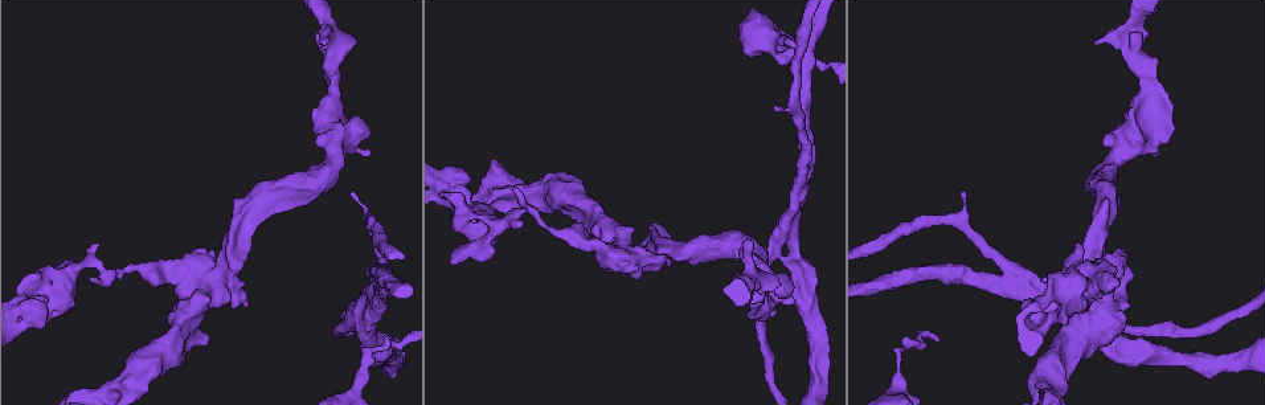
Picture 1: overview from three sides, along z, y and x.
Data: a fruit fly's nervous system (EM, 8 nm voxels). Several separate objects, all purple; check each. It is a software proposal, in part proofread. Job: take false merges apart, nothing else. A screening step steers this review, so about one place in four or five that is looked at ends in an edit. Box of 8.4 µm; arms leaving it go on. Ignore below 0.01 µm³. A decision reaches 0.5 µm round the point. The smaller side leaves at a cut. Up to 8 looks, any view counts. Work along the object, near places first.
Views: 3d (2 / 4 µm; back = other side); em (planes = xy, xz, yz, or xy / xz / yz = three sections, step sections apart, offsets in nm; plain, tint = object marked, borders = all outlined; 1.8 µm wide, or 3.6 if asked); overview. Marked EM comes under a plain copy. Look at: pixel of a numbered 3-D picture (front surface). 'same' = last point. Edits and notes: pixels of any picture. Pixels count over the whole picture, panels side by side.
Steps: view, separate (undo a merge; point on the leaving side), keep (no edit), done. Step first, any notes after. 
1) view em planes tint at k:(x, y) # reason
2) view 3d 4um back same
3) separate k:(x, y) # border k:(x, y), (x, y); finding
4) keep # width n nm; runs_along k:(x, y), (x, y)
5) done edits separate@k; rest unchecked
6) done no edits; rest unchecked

view 3d 2um at 1:(1052, 306) # abrupt turn

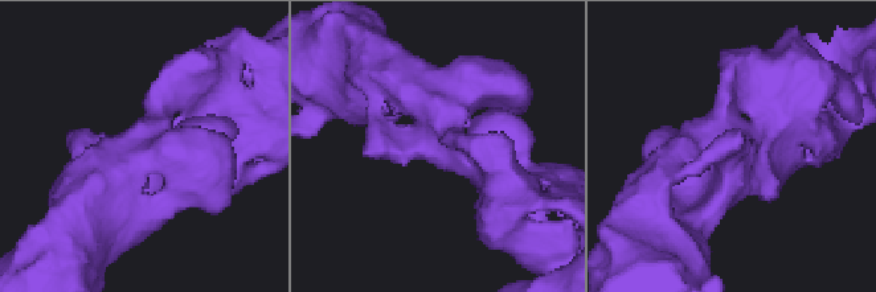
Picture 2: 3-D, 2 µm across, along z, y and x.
view em planes tint at 2:(184, 144)

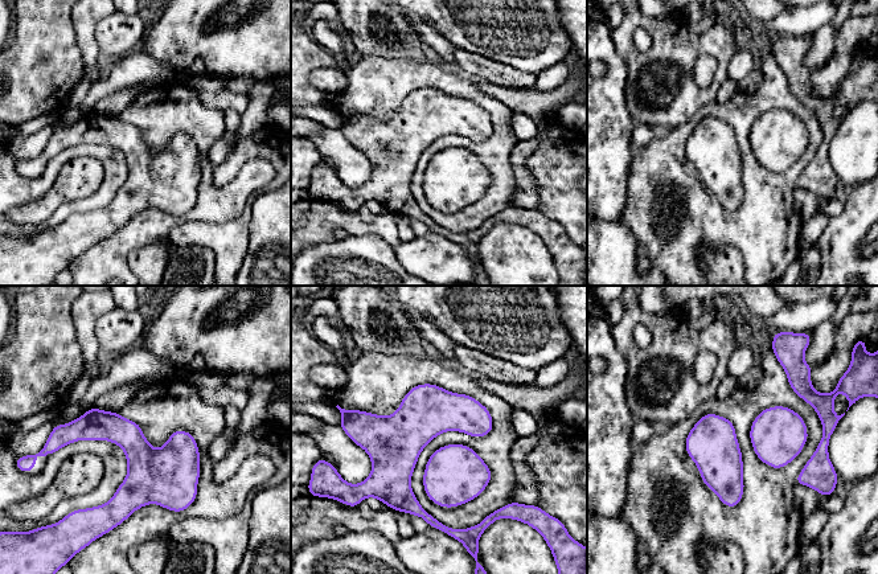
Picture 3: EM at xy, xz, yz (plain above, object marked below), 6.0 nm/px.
keep # width 200 nm; one cell here

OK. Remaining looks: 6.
view em xz step 8 tint at 1:(544, 226) # thin neck

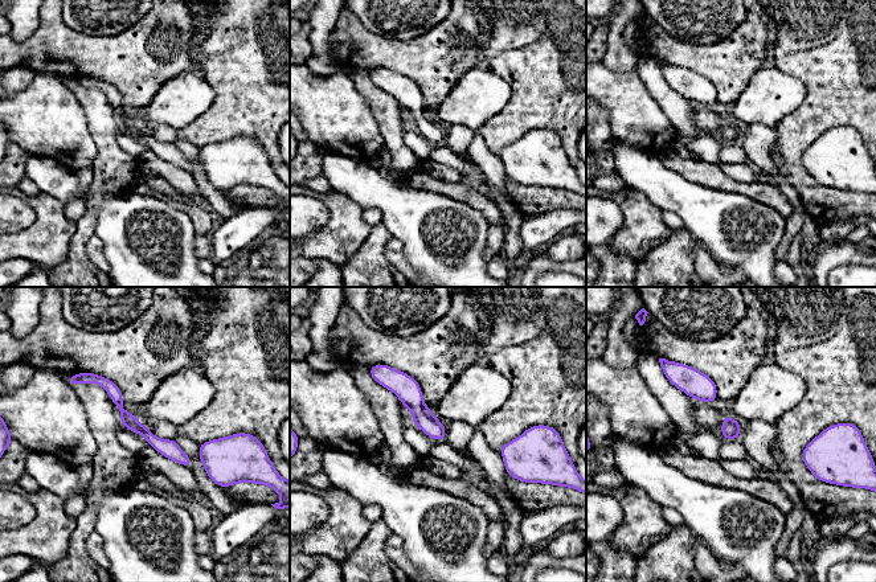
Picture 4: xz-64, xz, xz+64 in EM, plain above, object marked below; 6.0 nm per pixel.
separate 4:(73, 380) # width 100 nm; border 4:(76, 374), (81, 381); two cells meet here

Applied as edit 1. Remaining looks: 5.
view em 3.6um planes tint at 1:(640, 255) # three-way junction

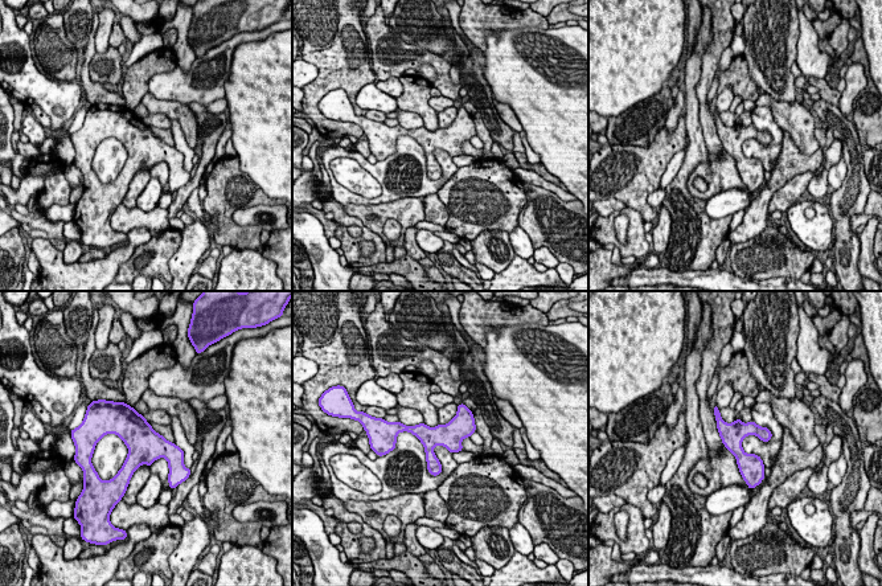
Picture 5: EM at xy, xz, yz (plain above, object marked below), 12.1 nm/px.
keep # runs_along 5:(464, 410), (430, 446), (433, 471); continuous, no second cell

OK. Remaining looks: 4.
done edits separate@4; rest unchecked

